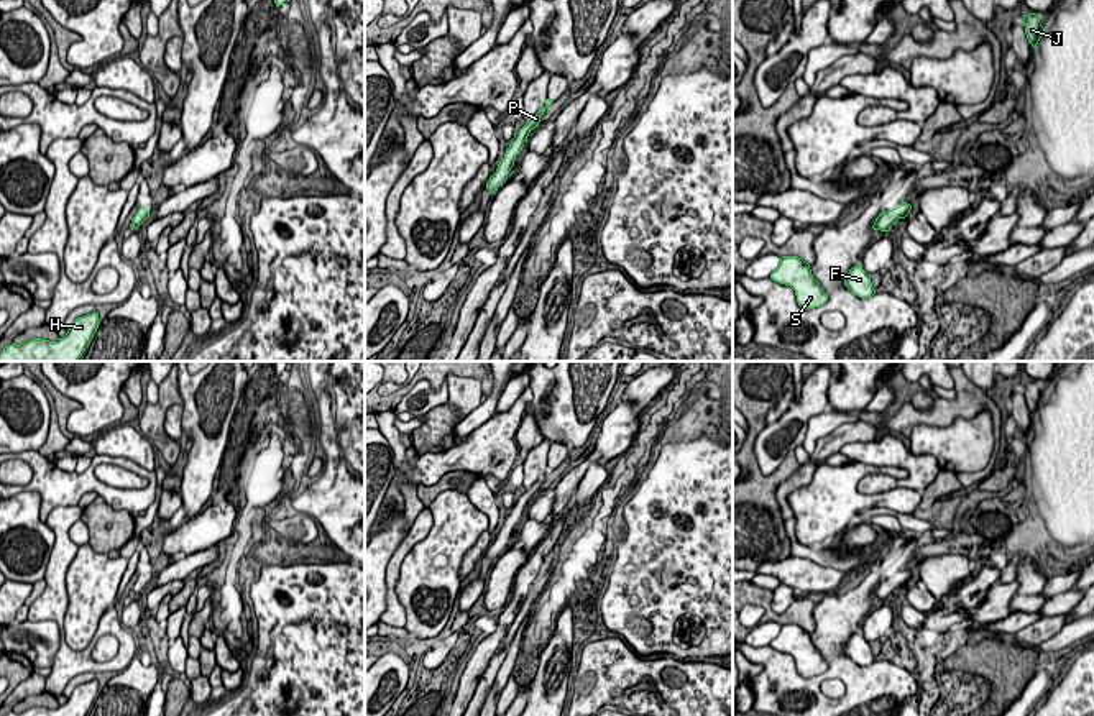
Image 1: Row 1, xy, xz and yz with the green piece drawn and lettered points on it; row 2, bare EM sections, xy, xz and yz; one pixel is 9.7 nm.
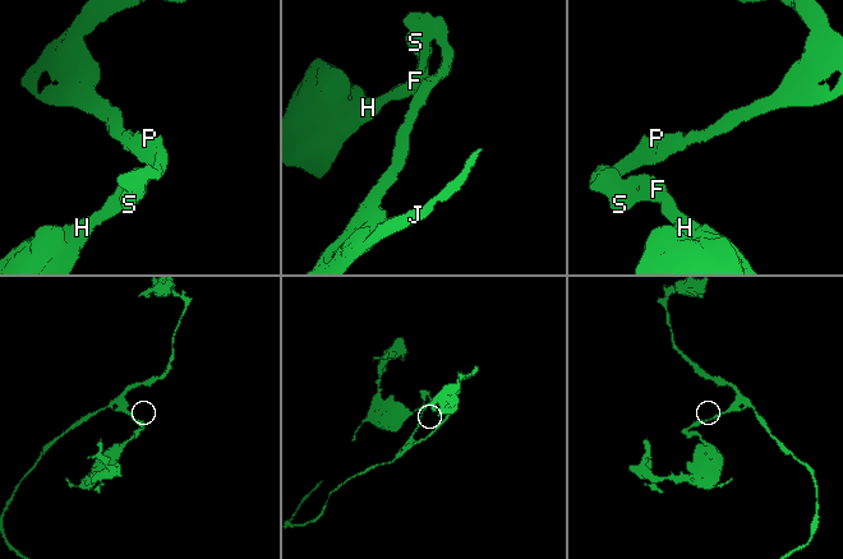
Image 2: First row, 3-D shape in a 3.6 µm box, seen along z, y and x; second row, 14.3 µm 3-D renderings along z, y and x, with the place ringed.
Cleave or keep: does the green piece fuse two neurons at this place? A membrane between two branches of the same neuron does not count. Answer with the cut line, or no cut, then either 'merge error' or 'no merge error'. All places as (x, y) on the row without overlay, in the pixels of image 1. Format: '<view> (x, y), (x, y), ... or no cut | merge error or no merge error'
no cut | no merge error

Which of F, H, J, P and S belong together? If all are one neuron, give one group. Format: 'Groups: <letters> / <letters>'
Groups: F H J P S

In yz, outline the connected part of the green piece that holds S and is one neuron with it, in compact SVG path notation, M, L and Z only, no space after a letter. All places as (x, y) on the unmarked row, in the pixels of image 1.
M782 624L770 647L790 654L802 677L821 675L828 668L828 662L813 645L810 632L798 624Z

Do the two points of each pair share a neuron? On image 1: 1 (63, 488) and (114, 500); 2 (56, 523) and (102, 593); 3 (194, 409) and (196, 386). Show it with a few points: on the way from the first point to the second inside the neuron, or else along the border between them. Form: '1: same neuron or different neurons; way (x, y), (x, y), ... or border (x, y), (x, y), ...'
1: same neuron; way (76, 485), (96, 485), (101, 488)
2: different neurons; border (79, 547), (66, 573), (66, 592)
3: same neuron; way (197, 404), (197, 391)

